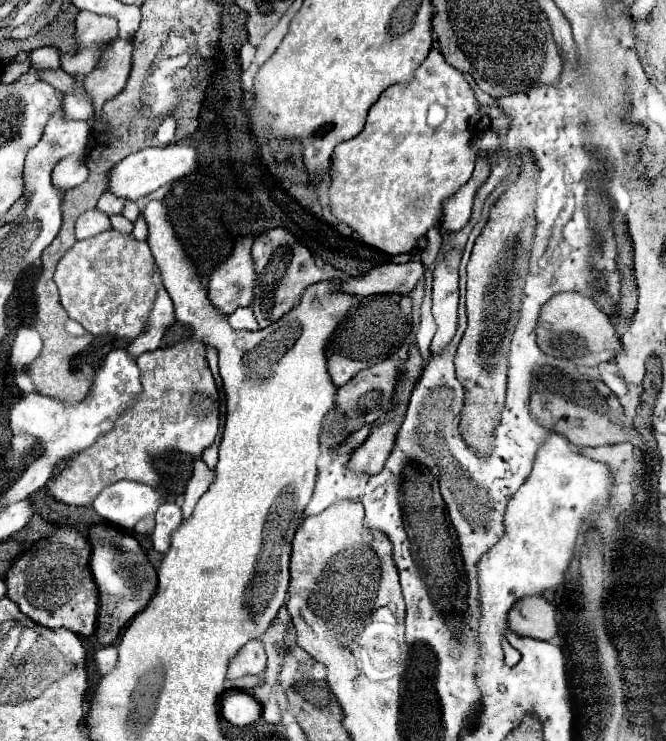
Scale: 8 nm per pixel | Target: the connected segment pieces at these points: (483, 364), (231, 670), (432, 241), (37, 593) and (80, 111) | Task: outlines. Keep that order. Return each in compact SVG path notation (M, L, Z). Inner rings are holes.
M524 159L518 181L500 197L492 207L488 225L476 239L468 261L468 291L466 313L468 329L458 345L456 375L466 389L466 403L462 411L462 435L470 447L478 453L486 453L492 445L492 427L498 425L500 411L506 397L506 373L508 373L508 347L518 321L520 297L524 277L528 273L528 257L534 237L534 189L536 189L536 165Z
M252 639L232 659L232 663L228 667L228 679L238 679L238 677L244 677L244 675L258 675L264 669L266 669L264 645L262 645L262 641Z
M430 236L427 242L426 247L421 251L422 263L426 267L430 267L442 248L442 241L438 236Z
M60 527L52 537L42 539L32 551L26 551L6 575L8 597L32 621L50 629L70 629L90 637L96 629L98 591L90 573L90 545L70 527Z
M82 89L70 93L70 95L64 95L64 111L68 115L68 119L80 119L80 121L86 121L94 115L94 107L92 103L88 101L88 97L84 95Z

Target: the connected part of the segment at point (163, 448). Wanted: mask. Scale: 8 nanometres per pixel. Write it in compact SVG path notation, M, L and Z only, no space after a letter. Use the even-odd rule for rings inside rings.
M180 341L172 347L166 349L156 349L150 353L144 353L136 359L140 367L140 383L142 391L136 399L136 403L126 409L114 423L110 433L104 433L98 437L96 445L82 451L74 461L70 463L68 469L60 471L60 475L50 479L46 485L48 491L62 503L66 505L92 505L94 497L106 487L122 479L138 481L144 485L150 485L162 495L162 503L166 501L166 491L160 488L160 478L153 467L153 459L163 456L172 451L188 453L194 457L200 457L206 447L210 447L218 435L218 425L220 425L220 393L214 383L214 377L210 373L208 361L206 361L206 347L202 341Z

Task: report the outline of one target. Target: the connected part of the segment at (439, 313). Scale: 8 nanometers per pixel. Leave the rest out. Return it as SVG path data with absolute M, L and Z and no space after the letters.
M452 251L436 261L432 287L432 315L436 319L436 335L430 351L438 355L450 343L458 329L458 265L460 251Z

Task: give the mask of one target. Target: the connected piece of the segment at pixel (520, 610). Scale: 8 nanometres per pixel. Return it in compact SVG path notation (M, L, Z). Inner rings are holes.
M544 597L520 599L508 615L508 627L518 635L542 641L552 641L560 635L556 607Z

